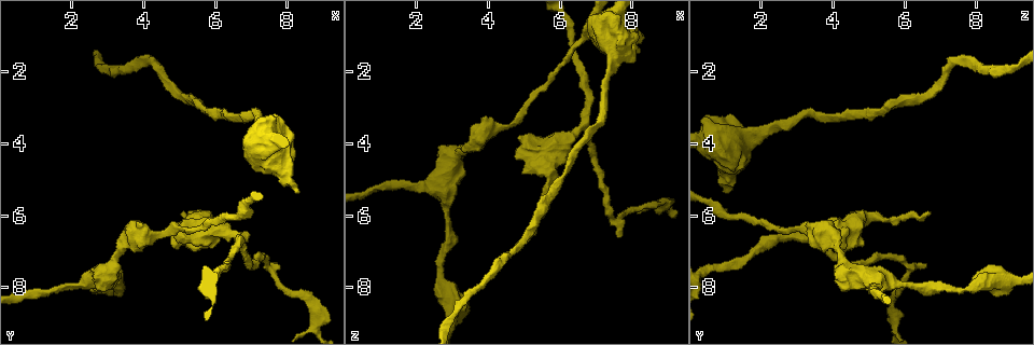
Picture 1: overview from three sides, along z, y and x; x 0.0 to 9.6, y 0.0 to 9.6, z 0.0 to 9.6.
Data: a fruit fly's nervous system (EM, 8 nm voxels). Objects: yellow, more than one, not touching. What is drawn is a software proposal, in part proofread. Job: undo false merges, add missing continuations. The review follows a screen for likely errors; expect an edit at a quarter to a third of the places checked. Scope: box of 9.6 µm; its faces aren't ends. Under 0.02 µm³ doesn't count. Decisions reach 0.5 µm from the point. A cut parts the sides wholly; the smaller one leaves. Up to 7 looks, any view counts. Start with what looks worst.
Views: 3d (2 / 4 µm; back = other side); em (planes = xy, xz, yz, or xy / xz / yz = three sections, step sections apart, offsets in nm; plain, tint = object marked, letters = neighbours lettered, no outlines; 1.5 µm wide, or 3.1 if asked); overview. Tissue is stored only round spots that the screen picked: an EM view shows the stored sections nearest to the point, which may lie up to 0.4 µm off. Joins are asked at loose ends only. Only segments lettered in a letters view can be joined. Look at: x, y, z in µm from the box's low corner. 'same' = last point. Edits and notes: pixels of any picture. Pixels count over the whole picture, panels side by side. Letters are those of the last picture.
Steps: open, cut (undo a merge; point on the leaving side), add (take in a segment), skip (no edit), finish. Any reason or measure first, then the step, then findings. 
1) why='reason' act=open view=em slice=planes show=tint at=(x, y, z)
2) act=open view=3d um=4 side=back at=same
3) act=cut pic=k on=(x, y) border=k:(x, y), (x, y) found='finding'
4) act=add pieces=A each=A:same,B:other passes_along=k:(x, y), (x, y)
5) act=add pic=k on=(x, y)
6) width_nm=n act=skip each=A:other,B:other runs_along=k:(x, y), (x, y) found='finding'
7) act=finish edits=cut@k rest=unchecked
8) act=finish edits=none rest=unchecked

why='tapers out' act=open view=3d um=4 side=back at=(5.10, 5.90, 6.70)

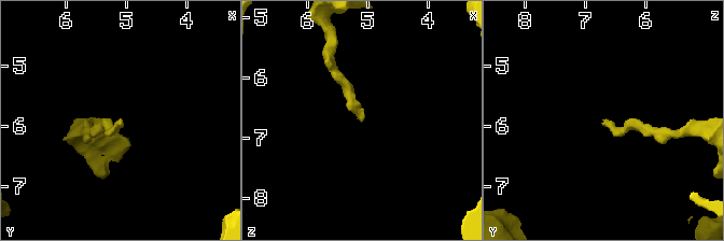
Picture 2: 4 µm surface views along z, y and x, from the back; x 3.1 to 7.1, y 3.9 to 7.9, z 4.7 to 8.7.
why='now the EM' act=open view=em slice=xz step=8 show=letters at=(5.10, 5.90, 6.70)

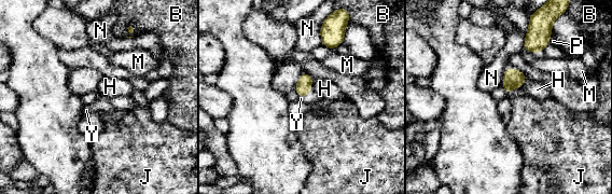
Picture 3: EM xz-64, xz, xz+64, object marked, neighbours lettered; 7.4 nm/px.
act=add pieces=Y each=B:other,H:other,J:other,M:other,N:other,P:other,Y:same passes_along=3:(303, 87), (307, 93), (311, 98) found='it goes on there'

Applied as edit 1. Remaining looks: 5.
act=open view=overview

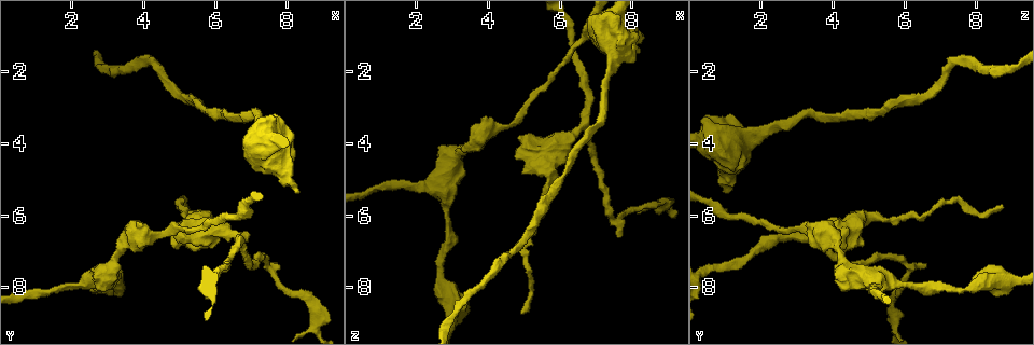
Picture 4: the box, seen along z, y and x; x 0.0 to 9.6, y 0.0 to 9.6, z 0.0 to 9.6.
why='branch stops here' act=open view=3d um=4 side=back at=(4.95, 5.65, 8.70)

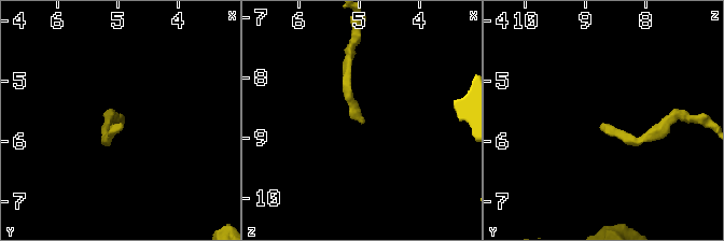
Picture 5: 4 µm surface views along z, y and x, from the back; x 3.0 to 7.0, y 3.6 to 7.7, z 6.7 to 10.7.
act=open view=em slice=planes show=letters at=(4.95, 5.70, 8.70)

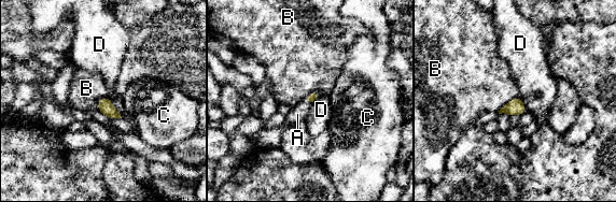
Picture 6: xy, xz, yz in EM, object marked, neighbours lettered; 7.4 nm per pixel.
act=add pieces=A each=A:same,B:other,C:other,D:other passes_along=6:(311, 98), (307, 101), (297, 114) found='it goes on there'

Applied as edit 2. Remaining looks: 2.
why='stops while still wide' act=open view=em slice=planes show=tint at=(8.30, 5.35, 1.00)

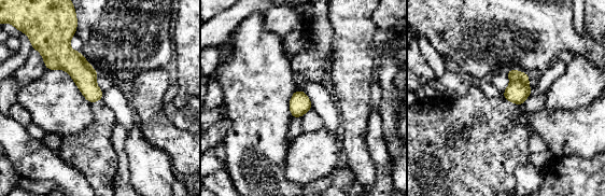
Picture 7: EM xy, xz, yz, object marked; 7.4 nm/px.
act=open view=em slice=planes show=letters at=same

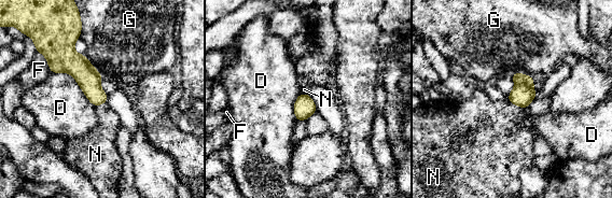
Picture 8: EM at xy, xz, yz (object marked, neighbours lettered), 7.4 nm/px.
act=skip each=D:other,F:other,G:other,N:other found='none of them fits'

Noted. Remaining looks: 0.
act=finish edits=add@3,add@6 rest=unchecked

